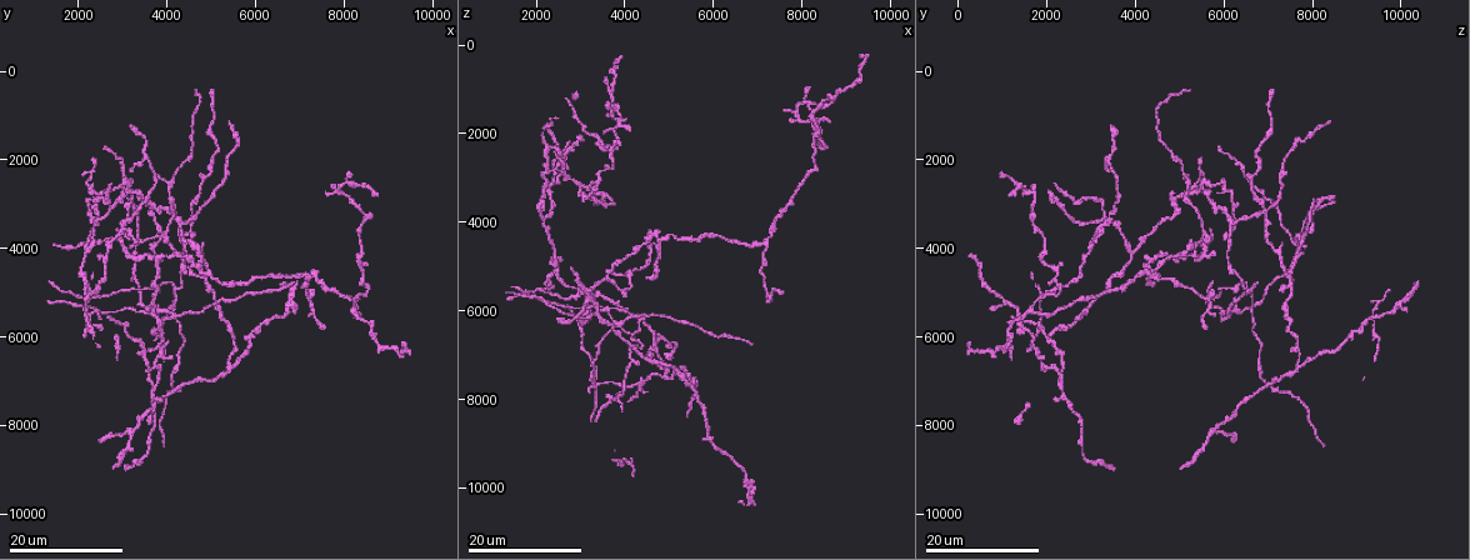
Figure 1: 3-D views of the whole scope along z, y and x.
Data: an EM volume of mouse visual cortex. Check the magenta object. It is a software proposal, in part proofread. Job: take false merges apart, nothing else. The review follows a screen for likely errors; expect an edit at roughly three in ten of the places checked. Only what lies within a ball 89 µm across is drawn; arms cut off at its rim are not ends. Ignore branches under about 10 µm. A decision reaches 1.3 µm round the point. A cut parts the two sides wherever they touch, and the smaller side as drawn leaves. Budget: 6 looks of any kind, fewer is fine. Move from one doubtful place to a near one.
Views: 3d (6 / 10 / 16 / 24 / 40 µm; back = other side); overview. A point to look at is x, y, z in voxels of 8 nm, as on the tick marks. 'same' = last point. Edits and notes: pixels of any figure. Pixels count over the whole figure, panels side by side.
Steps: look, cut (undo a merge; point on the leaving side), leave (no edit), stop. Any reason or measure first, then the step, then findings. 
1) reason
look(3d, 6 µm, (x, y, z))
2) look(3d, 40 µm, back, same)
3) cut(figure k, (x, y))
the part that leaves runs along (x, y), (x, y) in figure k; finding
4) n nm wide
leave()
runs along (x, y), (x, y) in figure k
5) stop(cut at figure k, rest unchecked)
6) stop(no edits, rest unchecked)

three arms meet
look(3d, 24 µm, (4850, 4600, 7500))

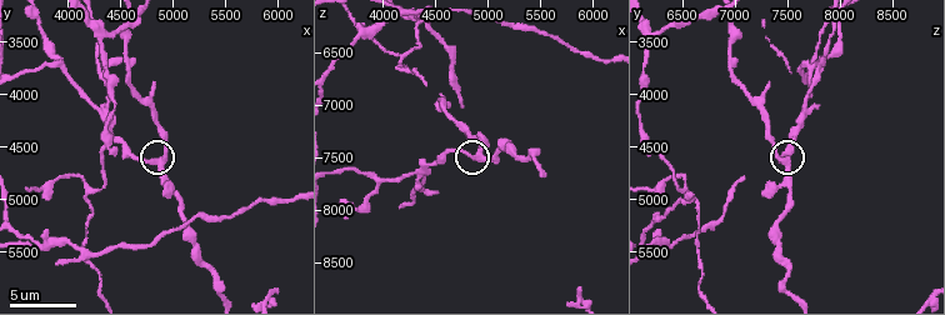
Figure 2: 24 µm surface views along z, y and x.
look(3d, 10 µm, (4840, 4660, 7520))

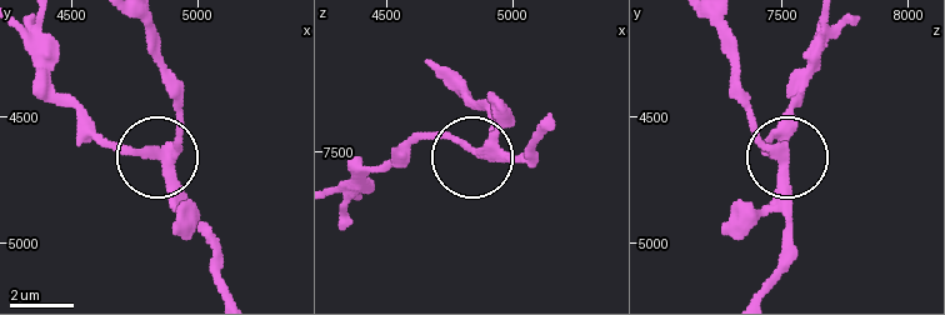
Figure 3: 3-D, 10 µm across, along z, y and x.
leave()
runs along (713, 23), (750, 120), (783, 160), (785, 221) in figure 3; continuous, no second cell

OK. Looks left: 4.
three-way junction
look(3d, 24 µm, (2950, 2600, 5550))

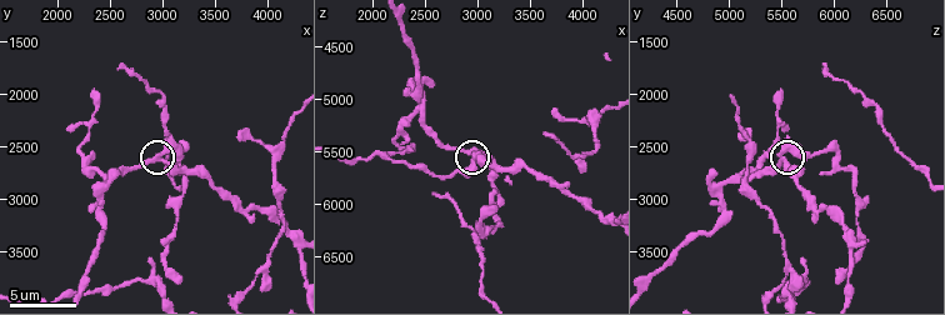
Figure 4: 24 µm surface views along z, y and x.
look(3d, 6 µm, (2980, 2620, 5540))

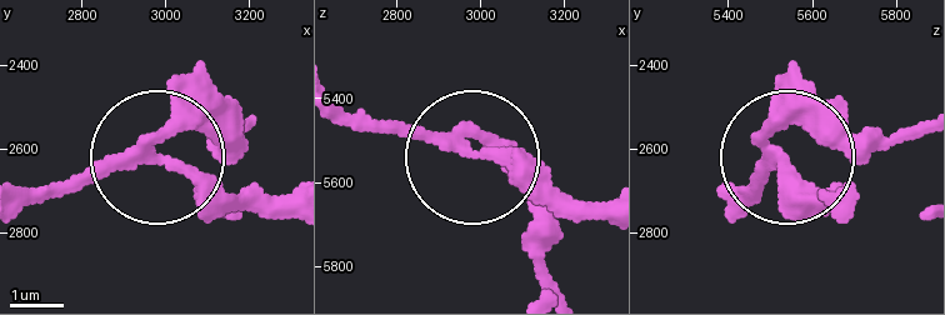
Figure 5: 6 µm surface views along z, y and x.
leave()
continuous, no second cell

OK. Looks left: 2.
arms part here
look(3d, 6 µm, (2880, 3800, 5680))

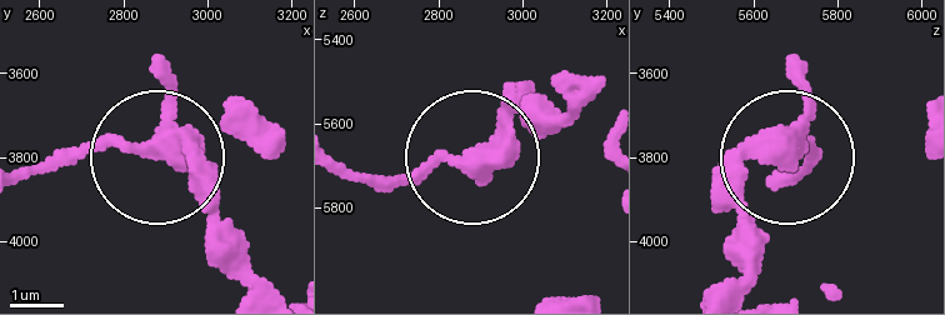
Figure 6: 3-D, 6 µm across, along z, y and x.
3 arms
leave()
one cell here

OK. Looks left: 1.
stop(no edits, rest unchecked)

